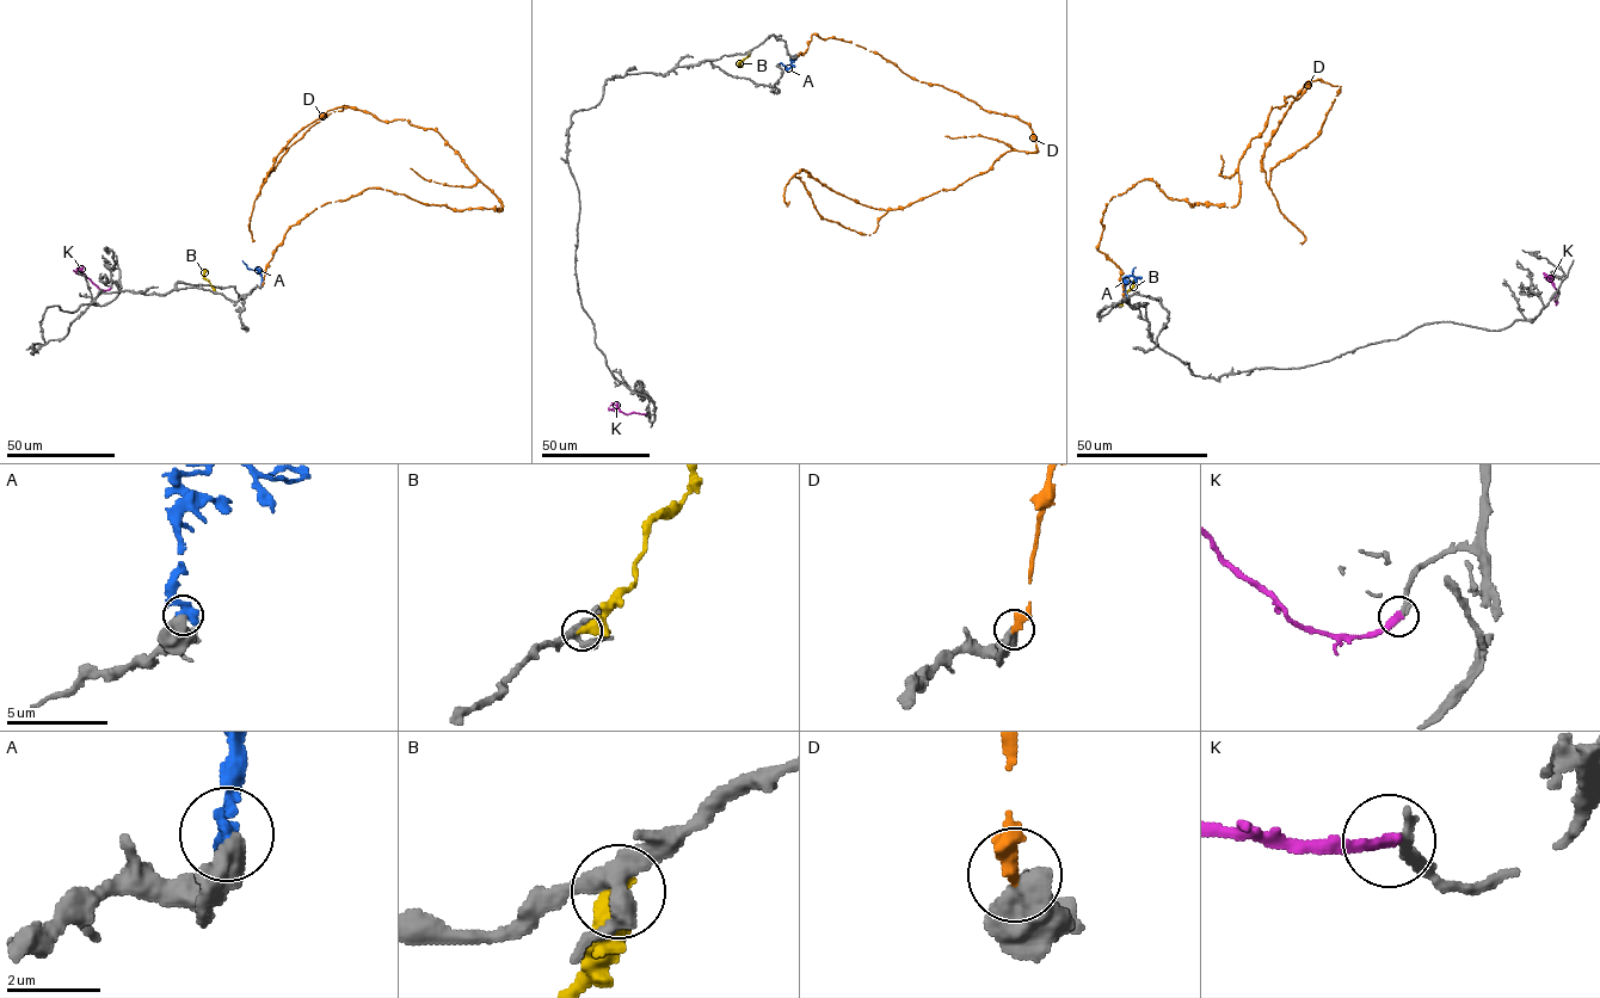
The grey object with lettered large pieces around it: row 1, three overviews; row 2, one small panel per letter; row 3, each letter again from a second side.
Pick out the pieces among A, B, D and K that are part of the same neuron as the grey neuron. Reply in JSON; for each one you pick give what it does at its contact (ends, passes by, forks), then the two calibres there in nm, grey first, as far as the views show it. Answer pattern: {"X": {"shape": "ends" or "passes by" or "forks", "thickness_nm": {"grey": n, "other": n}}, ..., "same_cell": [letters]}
{"K": {"shape": "ends", "thickness_nm": {"grey": 280, "other": 320}}, "same_cell": ["K"]}

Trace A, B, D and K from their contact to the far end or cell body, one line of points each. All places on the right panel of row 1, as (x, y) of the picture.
A: (1125, 296), (1125, 278), (1140, 278), (1133, 275), (1136, 266)
B: (1119, 305), (1134, 277)
D: (1124, 296), (1097, 248), (1113, 197), (1151, 179), (1235, 207), (1271, 111), (1310, 82), (1267, 183), (1341, 86)
K: (1557, 300), (1557, 290), (1548, 279), (1554, 277), (1550, 275)

